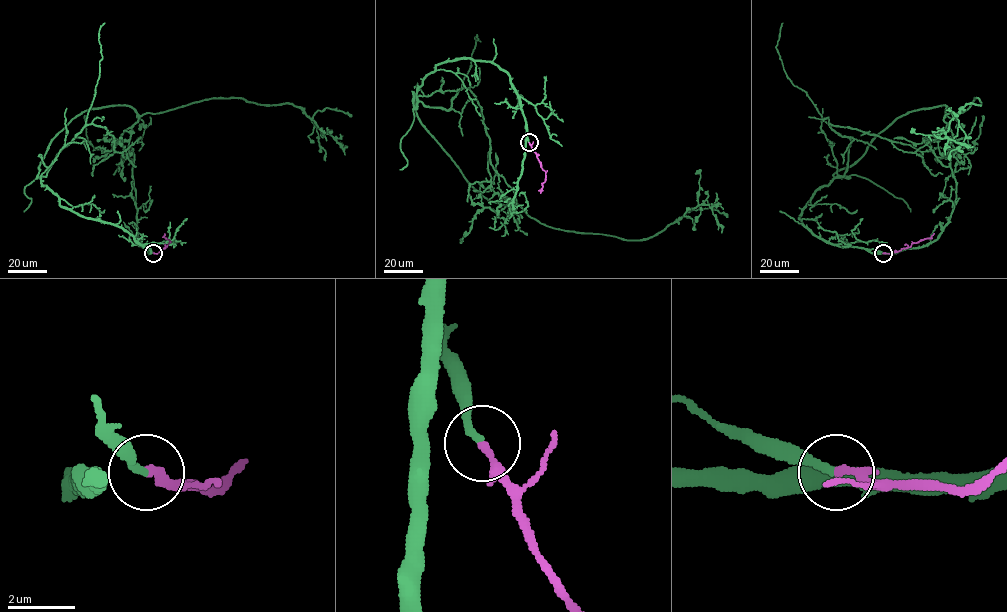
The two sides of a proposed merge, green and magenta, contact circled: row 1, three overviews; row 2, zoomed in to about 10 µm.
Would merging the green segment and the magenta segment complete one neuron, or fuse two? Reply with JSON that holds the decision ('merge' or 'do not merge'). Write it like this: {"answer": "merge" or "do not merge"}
{"answer": "merge"}

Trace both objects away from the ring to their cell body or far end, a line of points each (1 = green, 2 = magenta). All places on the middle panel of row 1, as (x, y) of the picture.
1: (529, 142), (490, 62), (438, 63), (415, 108), (413, 93), (491, 200), (625, 239), (708, 205), (721, 232)
2: (529, 142), (545, 172), (540, 193)

